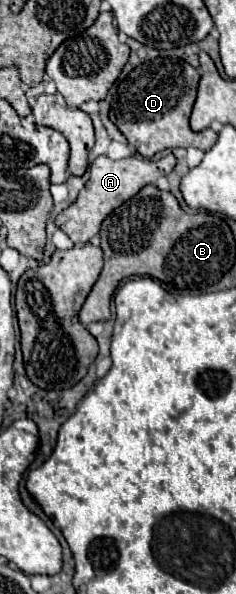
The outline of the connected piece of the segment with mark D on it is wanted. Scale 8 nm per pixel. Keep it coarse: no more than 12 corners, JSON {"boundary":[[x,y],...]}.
{"boundary":[[146,61],[120,81],[110,121],[148,159],[208,151],[188,125],[200,73]]}

